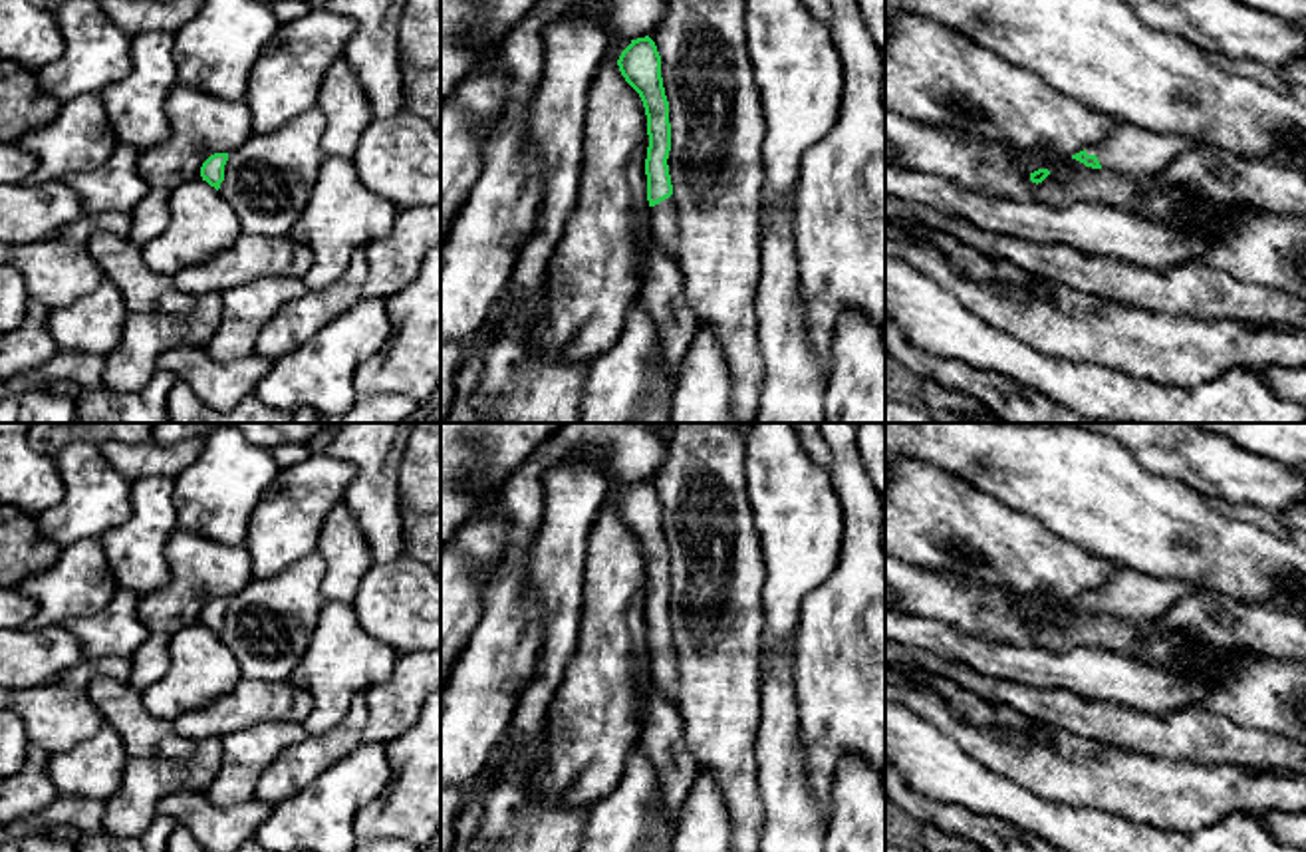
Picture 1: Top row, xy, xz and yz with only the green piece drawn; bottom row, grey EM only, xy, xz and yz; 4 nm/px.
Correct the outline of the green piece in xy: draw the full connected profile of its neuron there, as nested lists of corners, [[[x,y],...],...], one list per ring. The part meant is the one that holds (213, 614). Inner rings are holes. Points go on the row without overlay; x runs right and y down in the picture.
[[[214,598],[200,612],[202,626],[206,626],[216,636],[220,634],[220,628],[224,626],[226,606],[228,606],[228,598]]]

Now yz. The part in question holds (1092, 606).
[[[1117,568],[1102,588],[1072,600],[1072,604],[1115,620],[1157,620],[1195,590],[1197,584],[1185,578]]]

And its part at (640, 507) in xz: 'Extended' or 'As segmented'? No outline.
Extended

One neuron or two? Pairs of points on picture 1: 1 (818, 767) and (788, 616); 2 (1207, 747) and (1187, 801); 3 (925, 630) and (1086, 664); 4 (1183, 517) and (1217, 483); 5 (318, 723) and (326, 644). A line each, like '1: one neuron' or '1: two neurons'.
1: two neurons
2: two neurons
3: one neuron
4: two neurons
5: one neuron

